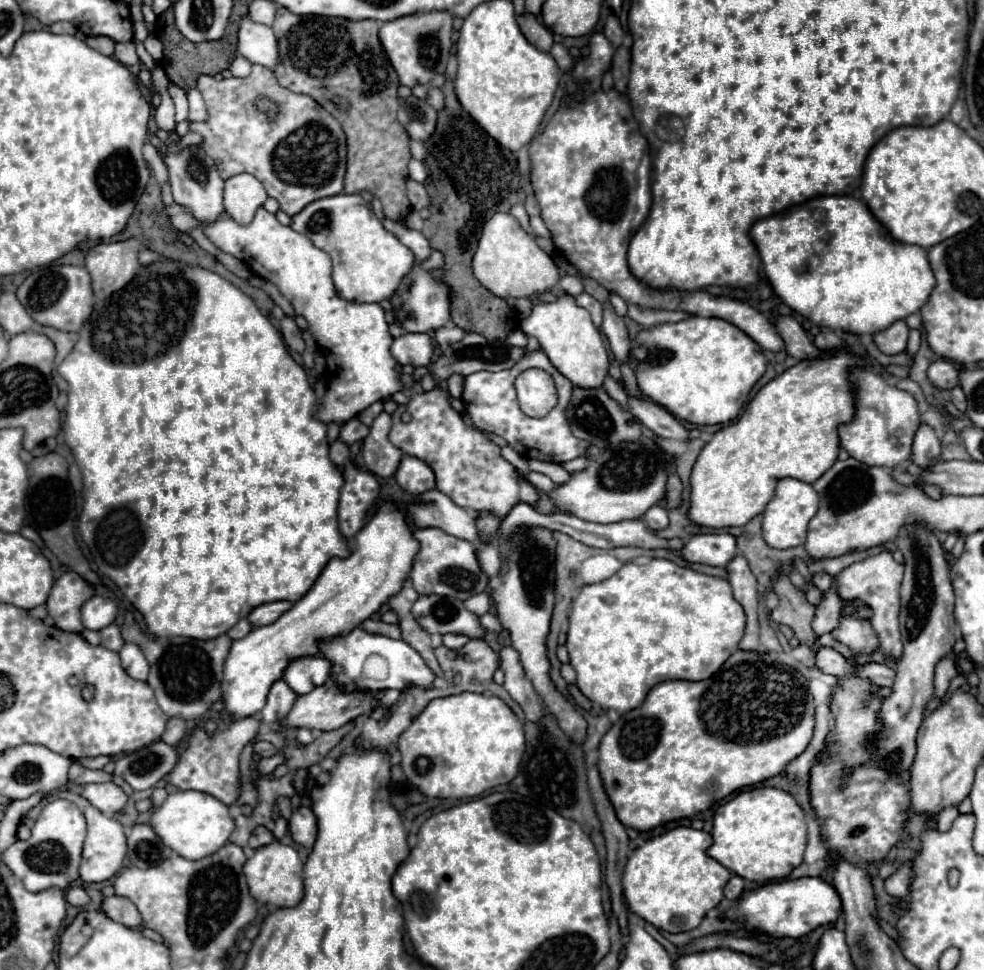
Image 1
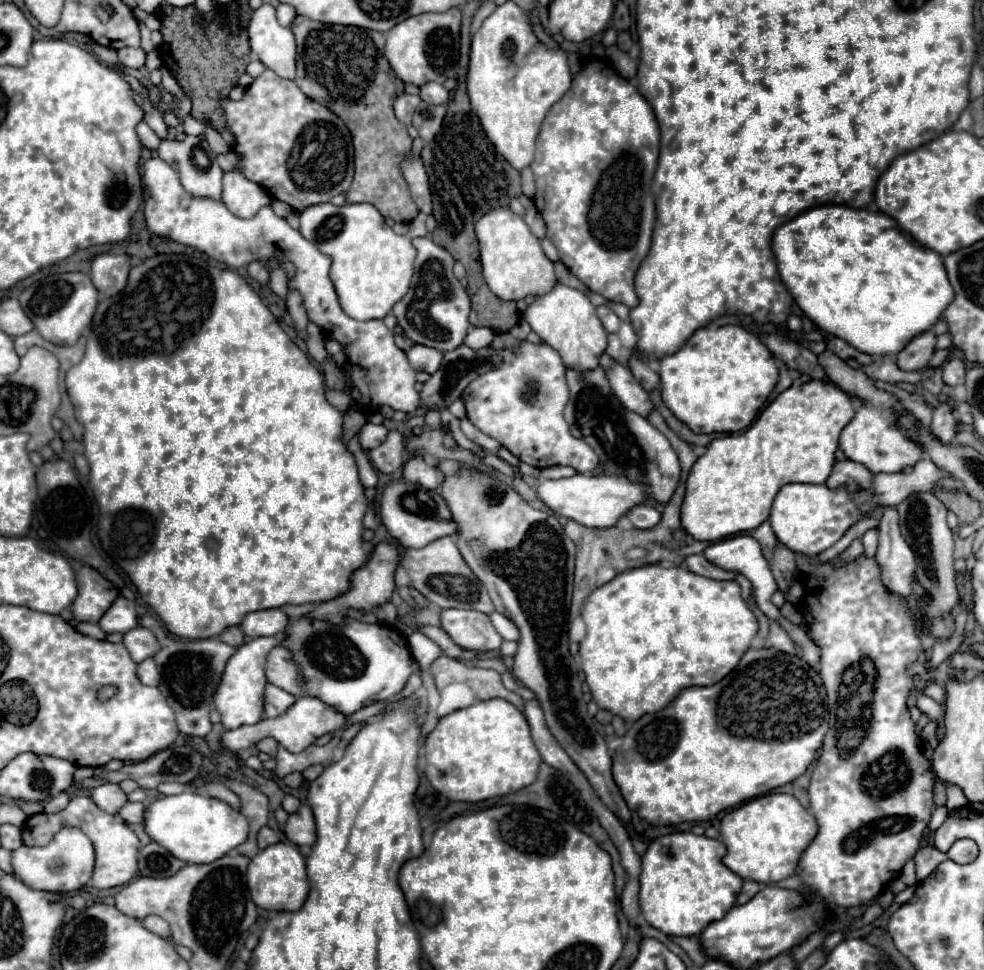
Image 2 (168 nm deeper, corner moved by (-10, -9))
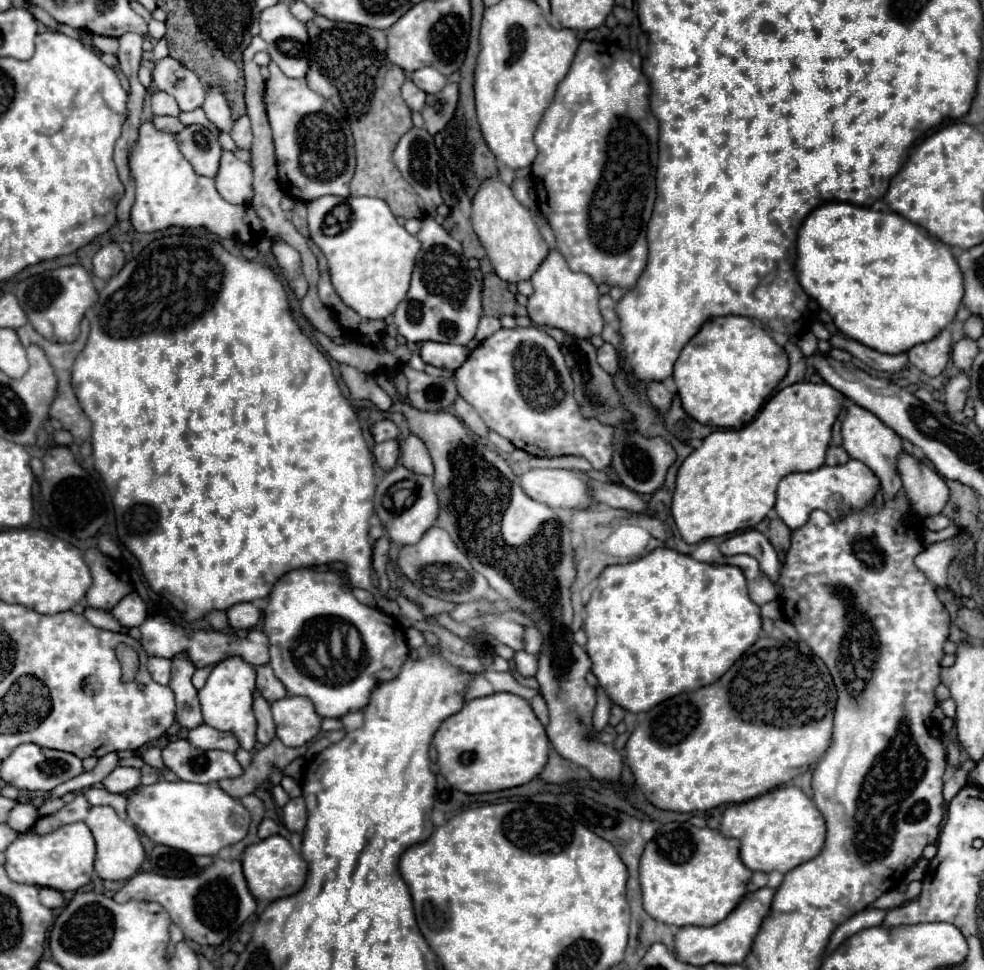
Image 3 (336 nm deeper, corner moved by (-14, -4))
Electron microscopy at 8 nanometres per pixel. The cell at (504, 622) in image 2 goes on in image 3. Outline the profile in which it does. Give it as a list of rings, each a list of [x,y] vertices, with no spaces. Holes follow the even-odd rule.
[[[526,627],[524,631],[524,651],[536,655],[540,651],[540,633],[534,627]]]

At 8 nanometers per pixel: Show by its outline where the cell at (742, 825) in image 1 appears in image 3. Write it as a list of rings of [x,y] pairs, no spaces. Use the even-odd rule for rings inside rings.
[[[788,785],[728,807],[720,823],[720,833],[740,841],[740,859],[750,871],[788,873],[820,853],[826,837],[826,823],[814,801],[798,787]]]

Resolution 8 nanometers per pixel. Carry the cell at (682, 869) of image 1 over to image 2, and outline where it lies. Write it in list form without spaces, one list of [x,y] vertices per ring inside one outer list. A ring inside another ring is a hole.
[[[674,832],[656,838],[642,856],[640,910],[646,922],[670,936],[696,936],[736,904],[742,878],[722,864],[726,846],[708,836]]]

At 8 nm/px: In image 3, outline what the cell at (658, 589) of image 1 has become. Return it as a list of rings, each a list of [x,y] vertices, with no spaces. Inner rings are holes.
[[[660,547],[654,549],[652,553],[648,553],[646,557],[626,563],[626,565],[612,565],[606,567],[596,583],[596,589],[592,591],[592,597],[586,605],[586,621],[584,621],[584,631],[588,637],[586,643],[586,653],[592,661],[592,673],[598,679],[598,685],[606,691],[606,695],[612,699],[612,703],[620,705],[626,711],[632,713],[640,713],[640,711],[648,711],[652,707],[656,707],[656,703],[662,703],[664,699],[676,697],[680,693],[686,691],[696,691],[708,683],[714,683],[716,679],[720,679],[720,675],[724,675],[724,671],[728,671],[728,667],[732,667],[732,663],[736,663],[736,659],[740,659],[740,655],[758,639],[762,629],[760,623],[760,607],[748,597],[748,587],[746,587],[746,579],[742,569],[732,567],[732,565],[710,565],[710,563],[702,563],[692,559],[690,555],[682,555],[674,549],[668,547]]]

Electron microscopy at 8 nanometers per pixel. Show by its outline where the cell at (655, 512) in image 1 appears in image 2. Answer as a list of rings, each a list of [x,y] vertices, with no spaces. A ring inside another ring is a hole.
[[[638,504],[626,512],[626,518],[634,528],[646,530],[646,528],[652,528],[660,522],[660,512],[650,504]]]

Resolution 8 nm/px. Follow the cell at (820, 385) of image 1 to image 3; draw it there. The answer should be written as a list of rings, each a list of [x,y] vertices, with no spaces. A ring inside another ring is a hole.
[[[800,381],[778,391],[758,413],[750,425],[744,429],[714,431],[704,443],[682,463],[678,469],[676,491],[672,499],[672,517],[686,543],[698,543],[710,537],[730,535],[740,529],[756,527],[768,511],[774,507],[776,485],[782,477],[790,473],[808,473],[824,465],[826,451],[832,441],[834,421],[846,413],[846,399],[840,391],[828,383]]]

